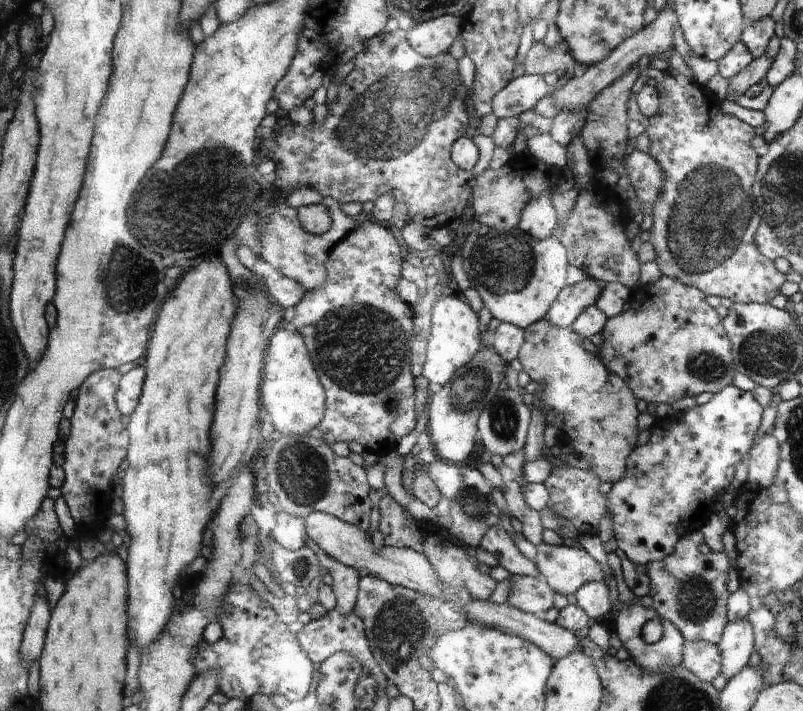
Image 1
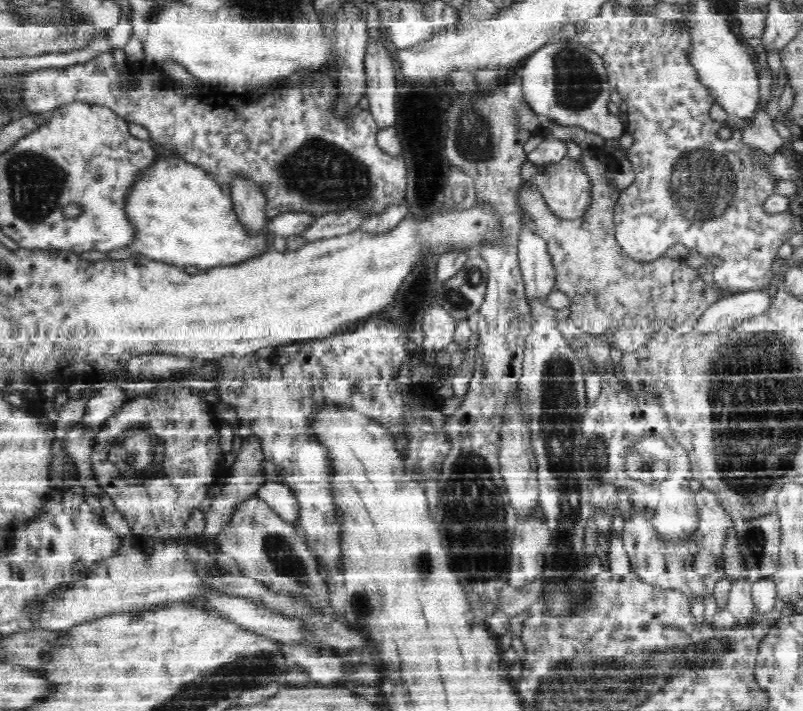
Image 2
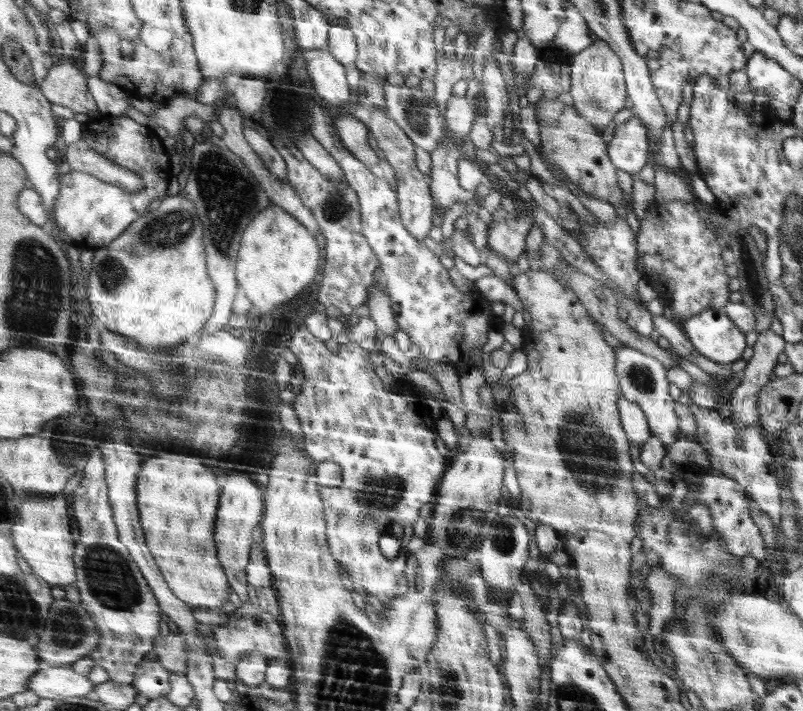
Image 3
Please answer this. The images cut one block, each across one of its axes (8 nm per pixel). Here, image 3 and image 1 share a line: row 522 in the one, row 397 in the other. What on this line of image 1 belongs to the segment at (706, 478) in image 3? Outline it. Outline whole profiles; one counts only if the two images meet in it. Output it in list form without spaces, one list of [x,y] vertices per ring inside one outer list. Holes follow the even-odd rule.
[[[727,386],[713,394],[707,404],[693,406],[675,418],[663,418],[661,426],[649,430],[649,440],[629,454],[625,476],[613,484],[609,494],[615,544],[619,550],[623,550],[629,562],[635,566],[647,566],[665,560],[675,552],[675,544],[679,540],[689,538],[691,532],[701,532],[701,528],[707,524],[717,524],[719,506],[723,504],[721,496],[731,484],[737,464],[745,458],[749,442],[761,426],[761,418],[763,406],[759,406],[751,392]]]

